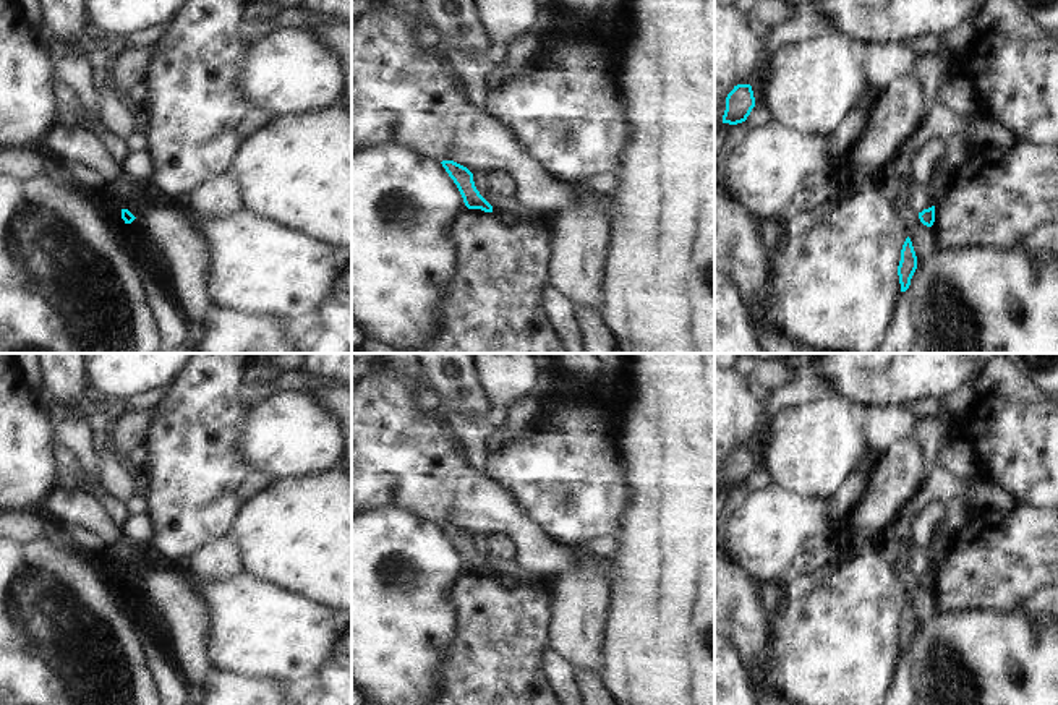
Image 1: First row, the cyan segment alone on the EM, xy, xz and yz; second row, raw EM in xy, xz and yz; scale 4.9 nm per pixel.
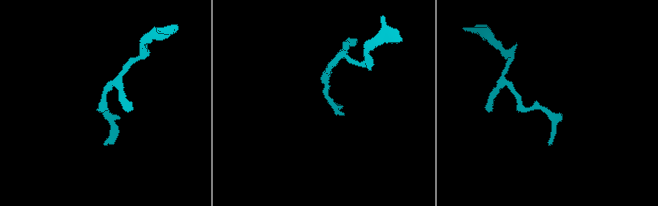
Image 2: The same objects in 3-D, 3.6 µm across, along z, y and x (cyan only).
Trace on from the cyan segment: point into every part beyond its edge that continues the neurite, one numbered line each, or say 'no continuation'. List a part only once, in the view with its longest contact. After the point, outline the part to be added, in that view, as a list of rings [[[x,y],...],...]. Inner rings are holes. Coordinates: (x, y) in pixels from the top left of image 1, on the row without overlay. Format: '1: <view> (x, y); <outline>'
no continuation

